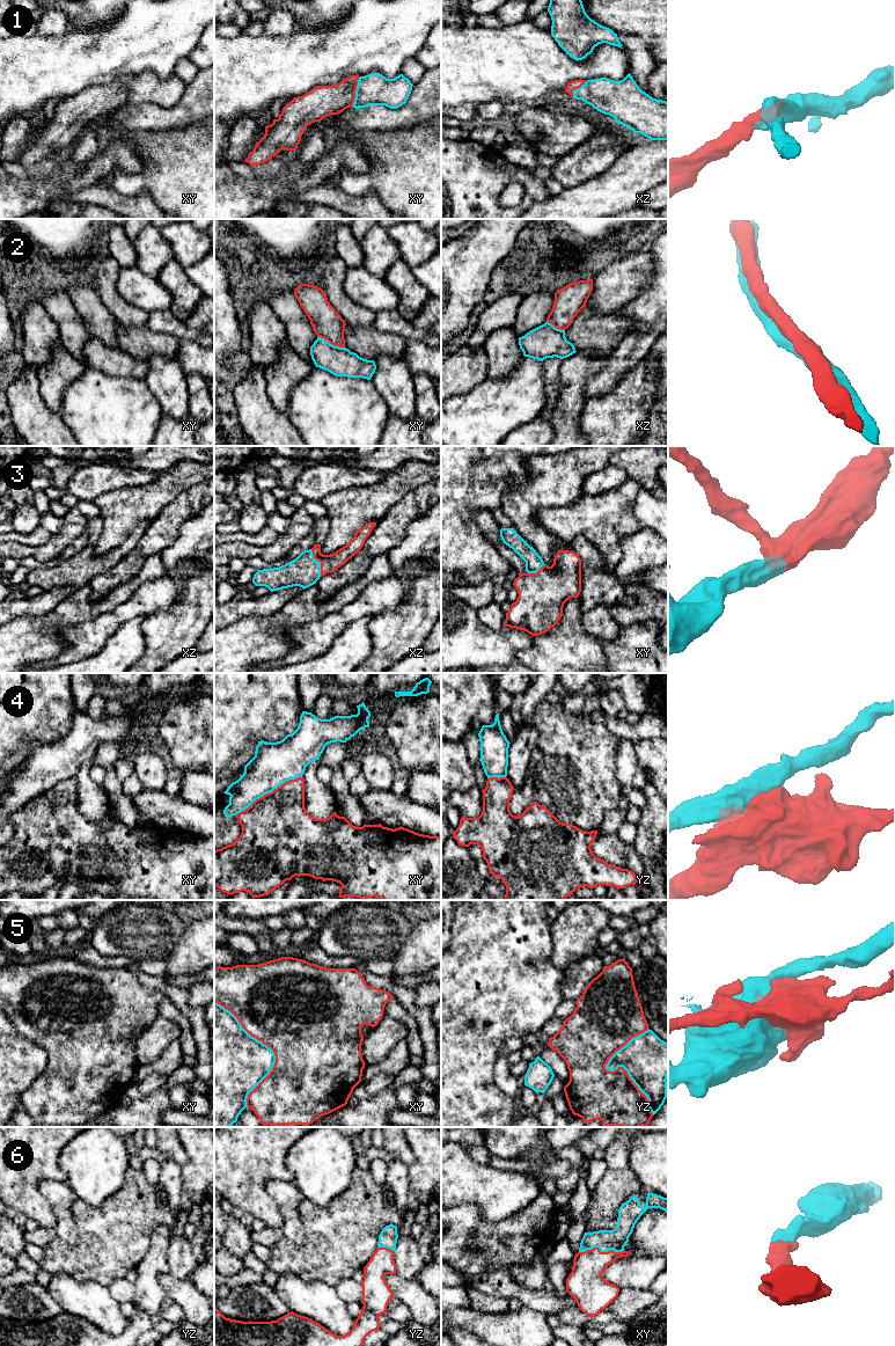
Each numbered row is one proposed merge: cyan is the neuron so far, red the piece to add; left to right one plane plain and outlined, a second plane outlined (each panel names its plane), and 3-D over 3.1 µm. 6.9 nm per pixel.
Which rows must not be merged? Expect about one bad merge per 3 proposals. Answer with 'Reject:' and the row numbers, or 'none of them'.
Reject: 2, 4, 5

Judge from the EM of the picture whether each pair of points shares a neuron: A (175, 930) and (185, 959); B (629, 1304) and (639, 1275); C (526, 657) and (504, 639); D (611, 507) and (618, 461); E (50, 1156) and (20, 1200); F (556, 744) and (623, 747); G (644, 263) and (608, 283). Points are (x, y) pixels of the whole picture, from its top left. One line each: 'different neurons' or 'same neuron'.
A: different neurons
B: different neurons
C: different neurons
D: different neurons
E: same neuron
F: different neurons
G: same neuron

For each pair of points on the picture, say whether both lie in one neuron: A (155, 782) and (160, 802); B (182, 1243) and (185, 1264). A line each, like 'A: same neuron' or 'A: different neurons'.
A: different neurons
B: same neuron

